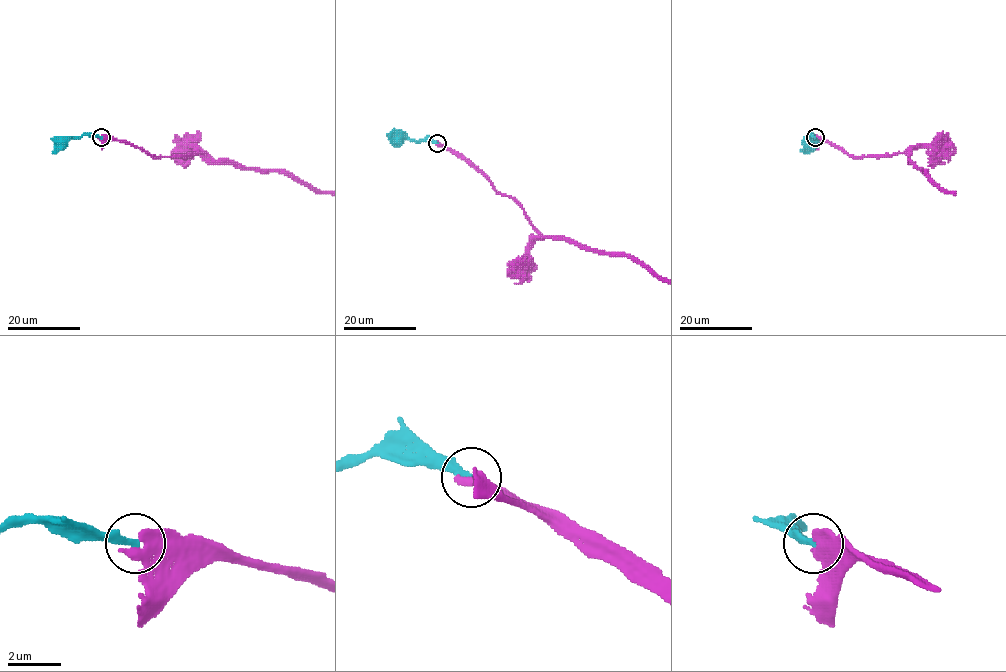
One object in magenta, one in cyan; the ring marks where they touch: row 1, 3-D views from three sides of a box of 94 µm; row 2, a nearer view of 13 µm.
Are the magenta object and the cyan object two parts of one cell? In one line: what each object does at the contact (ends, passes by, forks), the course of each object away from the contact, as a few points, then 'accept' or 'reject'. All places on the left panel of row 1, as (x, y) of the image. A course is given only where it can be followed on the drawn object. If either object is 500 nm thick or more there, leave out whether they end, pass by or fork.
magenta ends | cyan ends | magenta via (101, 137), (125, 141), (152, 155), (205, 153), (247, 168), (290, 173), (321, 191) | cyan via (101, 137), (83, 134), (71, 137), (64, 146), (59, 144) | reject

